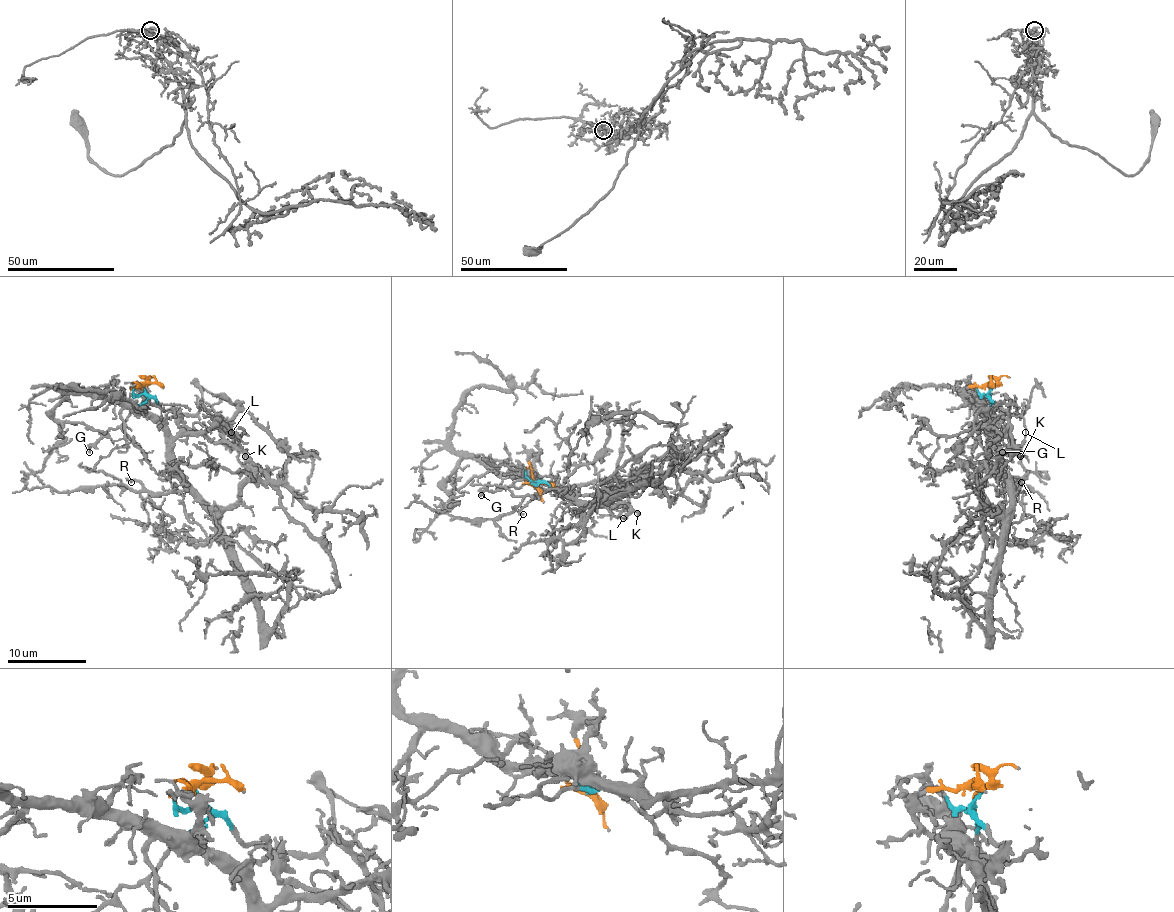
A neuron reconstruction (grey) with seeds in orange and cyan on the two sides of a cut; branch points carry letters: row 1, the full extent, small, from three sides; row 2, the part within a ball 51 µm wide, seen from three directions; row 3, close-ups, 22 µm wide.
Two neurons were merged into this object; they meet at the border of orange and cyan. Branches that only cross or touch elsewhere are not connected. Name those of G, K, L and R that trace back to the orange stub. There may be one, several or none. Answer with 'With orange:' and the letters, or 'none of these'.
With orange: R

